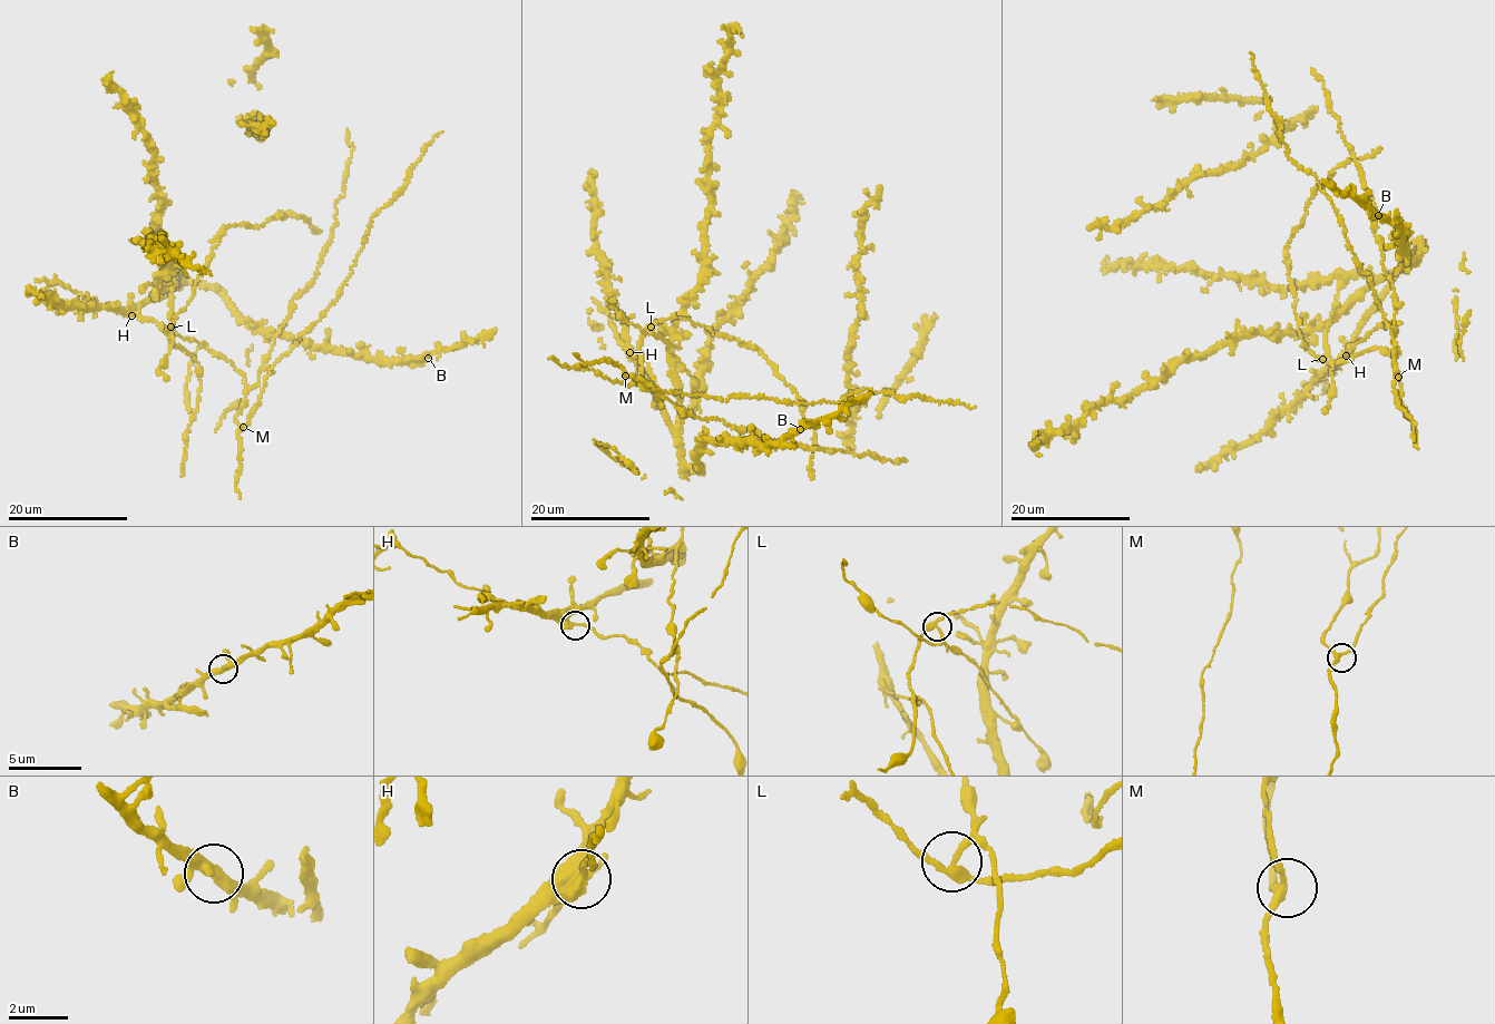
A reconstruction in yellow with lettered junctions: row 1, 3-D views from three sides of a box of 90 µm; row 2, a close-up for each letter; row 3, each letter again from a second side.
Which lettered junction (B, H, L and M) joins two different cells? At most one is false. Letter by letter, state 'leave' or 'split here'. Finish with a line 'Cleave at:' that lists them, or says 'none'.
B: leave
H: leave
L: split here
M: leave
Cleave at: L

